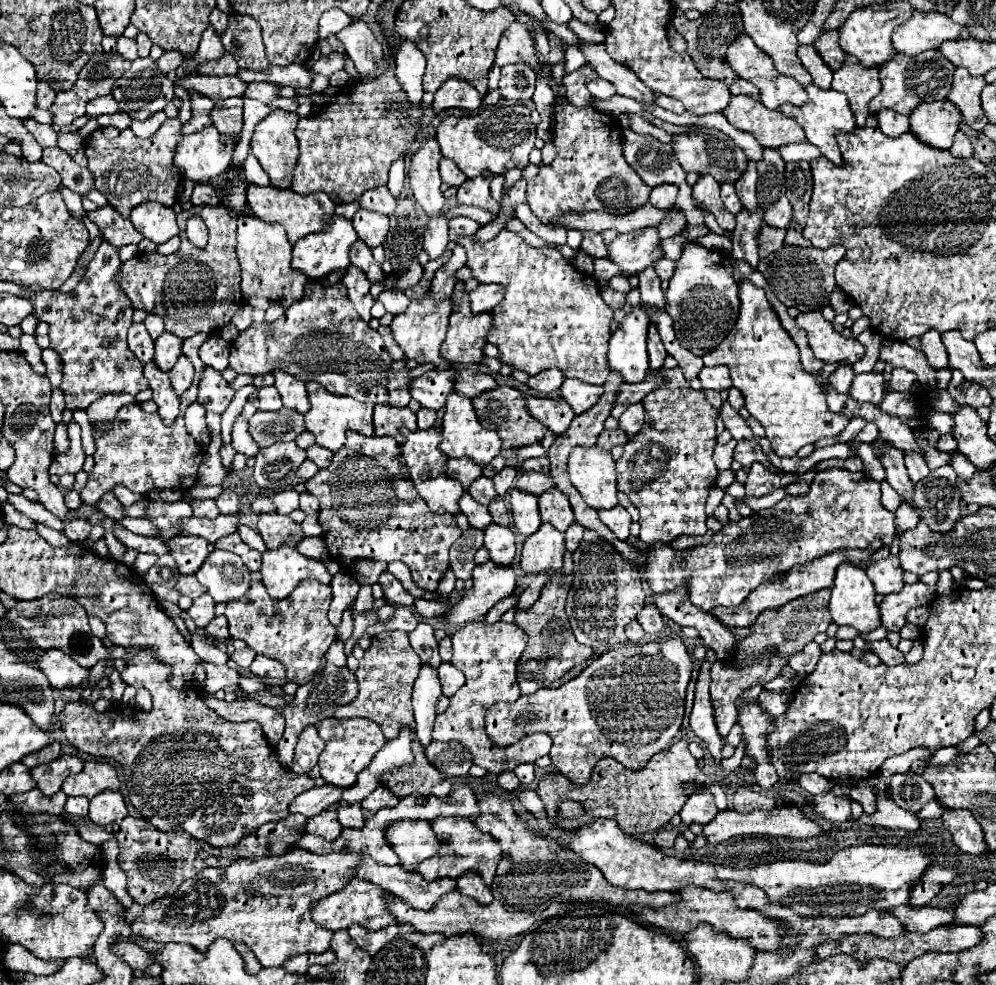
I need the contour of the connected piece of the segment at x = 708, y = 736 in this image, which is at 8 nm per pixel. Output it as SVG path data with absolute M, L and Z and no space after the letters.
M703 661L699 679L697 679L697 687L695 687L695 705L691 711L689 725L691 725L693 733L707 745L713 759L721 761L723 741L721 741L721 737L717 733L717 725L713 721L713 707L711 707L711 697L709 697L709 681L711 681L709 667L711 667L709 661Z

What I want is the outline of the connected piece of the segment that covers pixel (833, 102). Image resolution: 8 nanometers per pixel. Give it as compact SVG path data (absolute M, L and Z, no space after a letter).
M815 83L805 85L805 93L807 93L807 101L801 107L791 105L791 103L783 103L779 107L779 111L785 113L787 117L795 119L803 127L803 131L807 135L807 141L811 145L815 145L821 151L821 155L825 155L835 165L841 165L843 161L841 161L841 151L837 147L837 141L835 141L835 133L837 131L851 133L855 129L855 117L853 117L851 109L849 109L847 97L843 93L833 91L833 89L827 89L827 91L825 89L819 89Z

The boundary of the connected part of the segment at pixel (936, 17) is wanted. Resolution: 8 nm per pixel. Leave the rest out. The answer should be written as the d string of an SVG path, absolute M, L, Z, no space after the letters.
M913 11L913 15L891 35L895 51L903 55L919 55L927 49L937 49L947 39L969 39L969 31L951 21L949 15L933 11Z

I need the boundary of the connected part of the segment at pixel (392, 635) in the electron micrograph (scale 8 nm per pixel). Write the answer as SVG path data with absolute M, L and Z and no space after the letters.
M387 631L379 633L371 639L371 647L365 651L363 661L359 661L359 669L355 671L359 681L359 695L349 705L339 707L335 711L335 719L371 719L375 721L385 739L395 739L401 727L409 727L413 731L413 711L411 711L411 691L413 683L419 675L421 659L409 645L409 635L405 631Z

